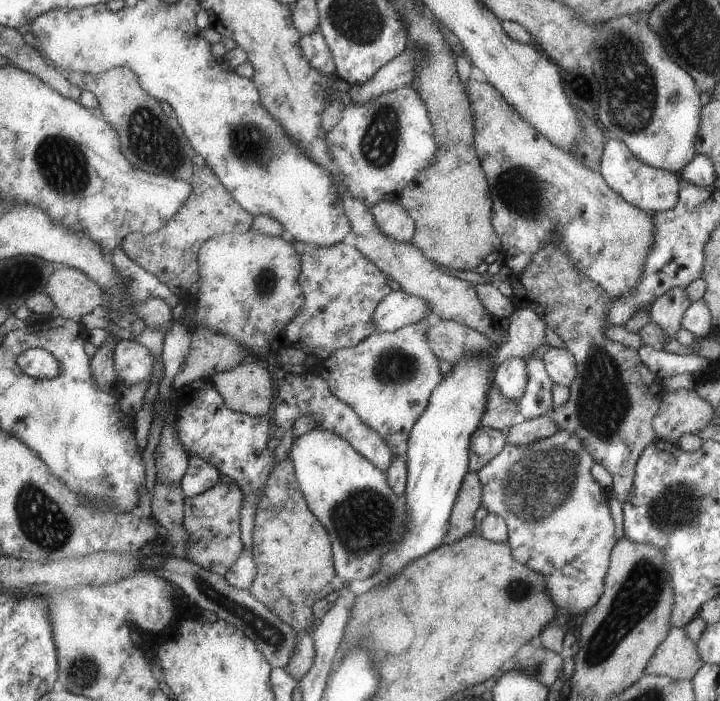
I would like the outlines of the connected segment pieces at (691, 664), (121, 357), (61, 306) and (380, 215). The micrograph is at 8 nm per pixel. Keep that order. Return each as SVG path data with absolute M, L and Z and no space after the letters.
M670 627L642 675L661 675L673 680L690 681L701 666L697 653L695 644L687 638L683 627Z
M118 339L112 353L112 368L116 380L123 387L137 385L139 381L150 383L153 358L147 347L127 339Z
M64 266L51 273L43 289L61 319L80 319L83 314L98 311L102 304L102 291L98 283L83 271Z
M379 201L370 208L379 230L399 242L411 240L415 220L403 210L399 201Z

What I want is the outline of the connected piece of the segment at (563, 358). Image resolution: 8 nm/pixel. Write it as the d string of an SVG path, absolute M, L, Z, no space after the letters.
M547 346L539 356L545 363L546 373L553 384L569 386L577 373L574 355L564 346L560 348Z

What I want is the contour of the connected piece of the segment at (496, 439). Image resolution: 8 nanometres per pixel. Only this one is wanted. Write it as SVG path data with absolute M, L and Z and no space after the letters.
M479 426L470 438L469 471L477 472L491 457L499 454L505 442L504 432Z

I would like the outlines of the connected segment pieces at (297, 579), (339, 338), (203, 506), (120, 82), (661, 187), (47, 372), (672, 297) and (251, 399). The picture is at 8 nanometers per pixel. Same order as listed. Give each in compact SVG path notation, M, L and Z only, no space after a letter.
M287 456L275 463L267 484L262 486L257 509L252 526L252 557L256 566L252 583L248 588L256 601L264 604L281 622L288 624L295 631L304 631L311 623L316 624L315 602L320 598L327 598L333 592L331 580L334 560L331 560L330 536L325 532L326 527L315 518L307 506L305 495L302 493L298 480L294 476L294 465Z
M291 240L291 244L301 255L302 268L297 277L305 301L301 310L286 326L284 333L286 345L296 348L306 355L315 355L322 361L336 350L358 345L359 342L375 332L376 326L373 314L377 310L379 301L392 291L387 284L386 274L382 274L379 267L370 259L365 258L355 247L343 242L328 247L314 247L295 240Z
M223 479L205 492L184 499L182 527L195 538L186 548L187 560L209 572L224 576L242 552L242 538L239 538L239 500L239 488L235 484L223 484Z
M113 67L105 73L67 72L66 79L79 90L89 91L98 102L103 119L115 129L119 138L119 150L134 167L150 175L179 179L193 174L193 152L176 117L168 117L159 107L159 100L144 91L137 75L127 67Z
M607 139L606 148L602 150L598 173L606 180L618 195L628 203L641 210L655 214L674 207L677 200L677 190L680 182L675 173L650 167L631 154L628 146L619 139Z
M40 347L25 348L17 362L27 376L41 380L54 377L61 366L59 360Z
M686 287L669 289L650 304L650 320L663 329L666 341L674 338L674 334L681 327L683 313L689 305Z
M240 362L209 378L232 411L260 417L269 412L273 388L267 370L255 362Z

